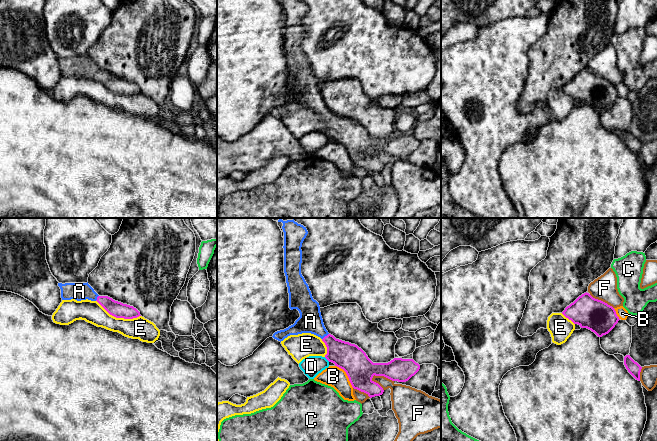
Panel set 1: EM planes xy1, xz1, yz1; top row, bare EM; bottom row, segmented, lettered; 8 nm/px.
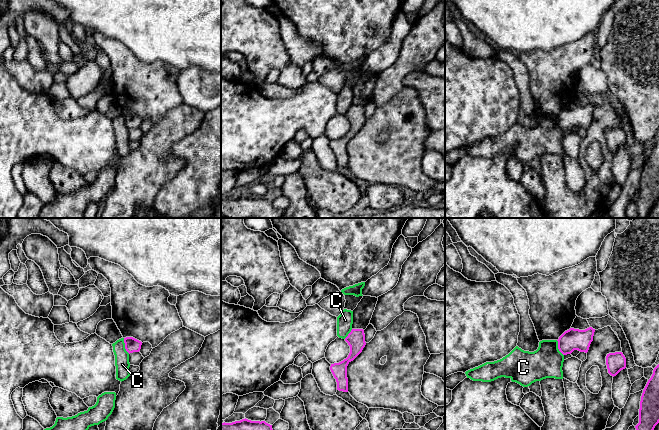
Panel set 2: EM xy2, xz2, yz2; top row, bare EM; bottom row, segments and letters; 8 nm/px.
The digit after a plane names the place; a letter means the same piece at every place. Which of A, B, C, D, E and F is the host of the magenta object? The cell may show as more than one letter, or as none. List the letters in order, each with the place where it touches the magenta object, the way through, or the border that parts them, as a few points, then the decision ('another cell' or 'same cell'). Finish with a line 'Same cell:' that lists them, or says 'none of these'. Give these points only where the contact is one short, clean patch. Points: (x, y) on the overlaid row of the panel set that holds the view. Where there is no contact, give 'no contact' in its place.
A: meets magenta in xz1 at (325, 336); runs through xz1 (347, 356), (325, 336), (310, 321); same cell
B: meets magenta in xz1 at (347, 375); border along xz1 (335, 365), (345, 372), (353, 387); another cell
C: meets magenta in xy2 at (125, 346); border along xy2 (123, 338), (125, 349), (129, 353); another cell
D: meets magenta in xz1 at (327, 359); another cell
E: meets magenta in xy1 at (118, 317); border along xy1 (96, 300), (110, 314), (116, 317), (136, 318), (140, 316); another cell
F: meets magenta in xz1 at (382, 375); another cell
Same cell: A

